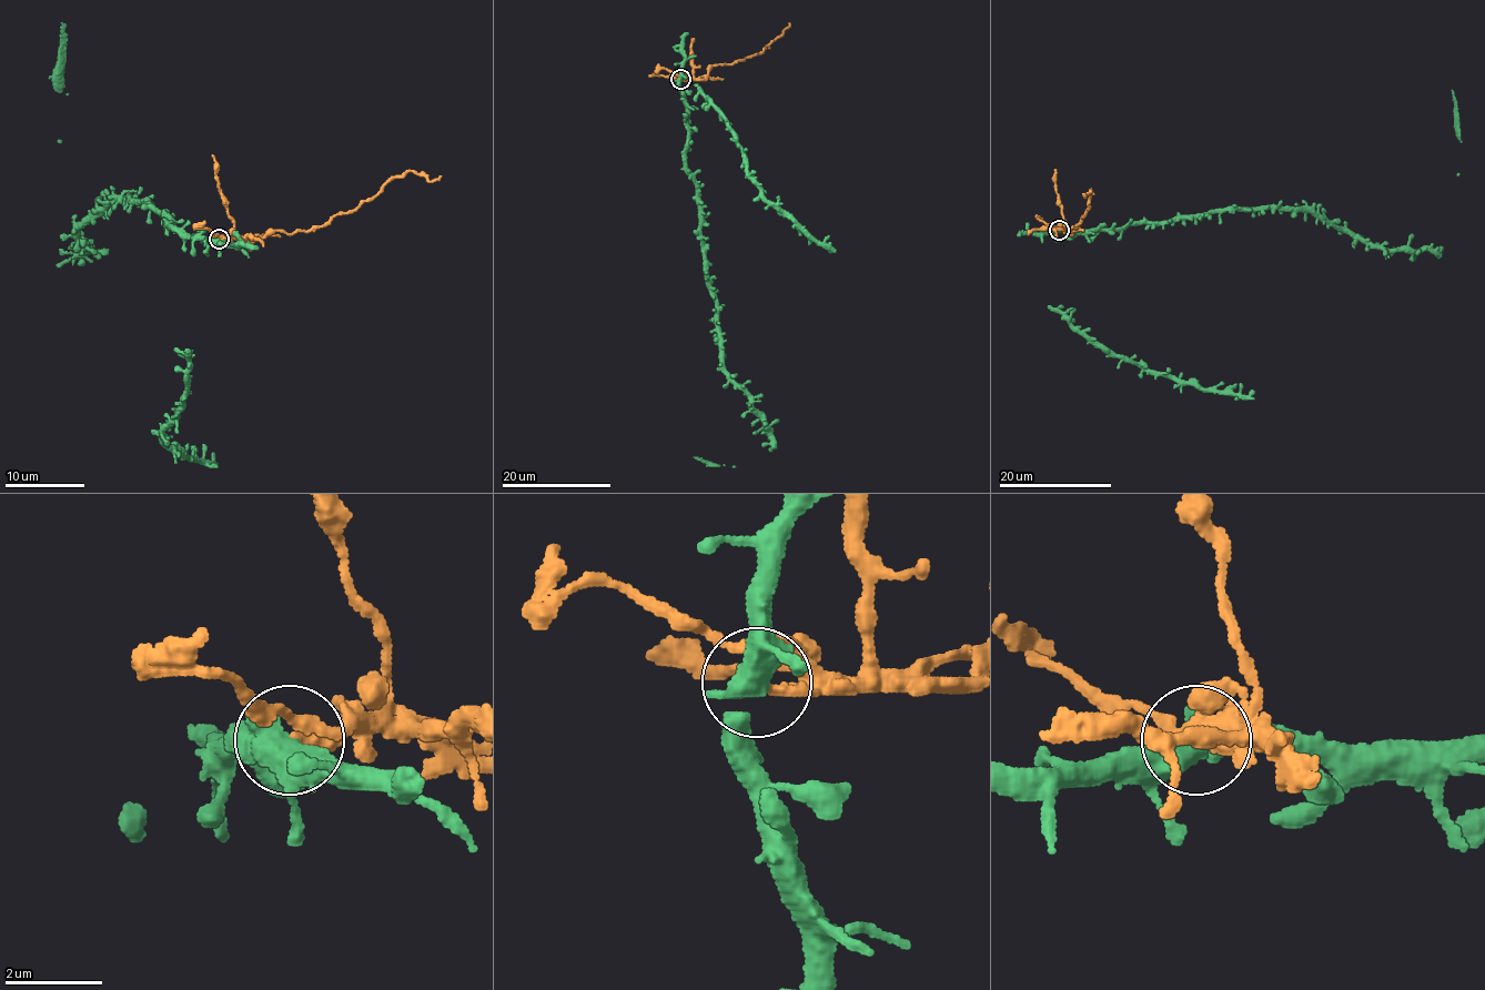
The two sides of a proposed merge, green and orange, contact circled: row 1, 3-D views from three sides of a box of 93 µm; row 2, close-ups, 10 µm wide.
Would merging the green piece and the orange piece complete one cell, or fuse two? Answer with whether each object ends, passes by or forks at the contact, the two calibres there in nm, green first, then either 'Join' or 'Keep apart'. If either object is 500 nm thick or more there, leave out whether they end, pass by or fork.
At the ring green passes by. At the ring orange ends. Thickness 480 nm (green) against 190 nm. Keep apart

